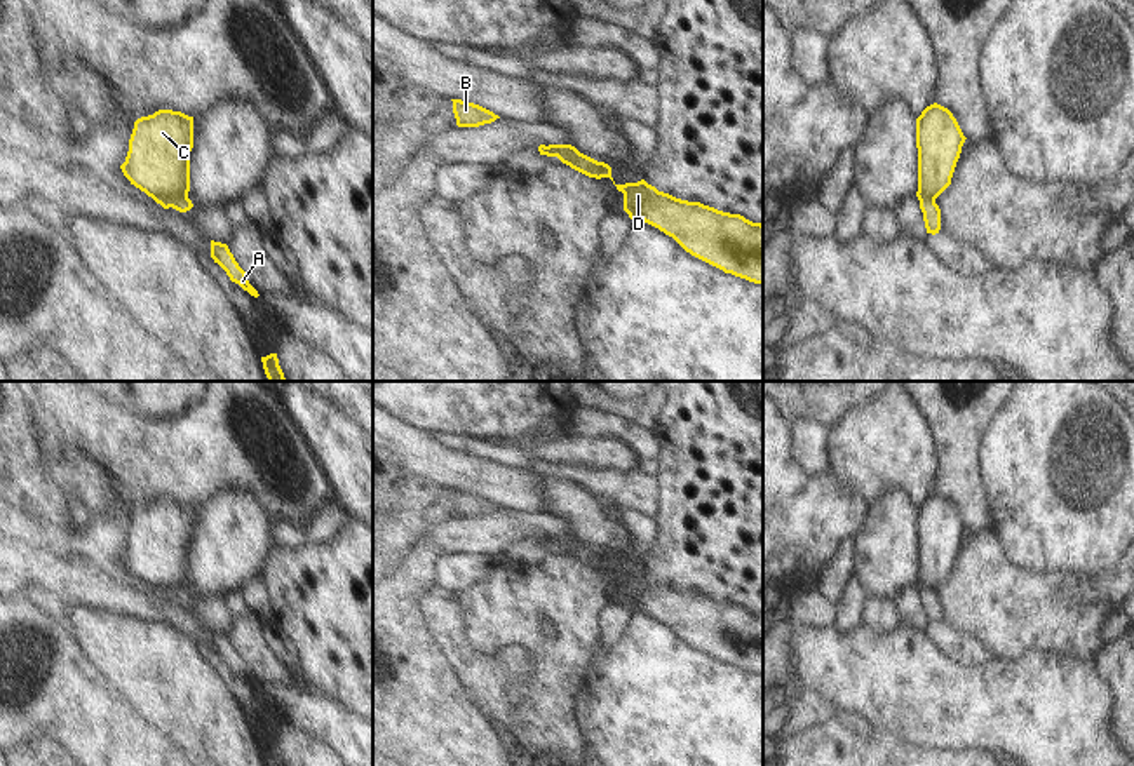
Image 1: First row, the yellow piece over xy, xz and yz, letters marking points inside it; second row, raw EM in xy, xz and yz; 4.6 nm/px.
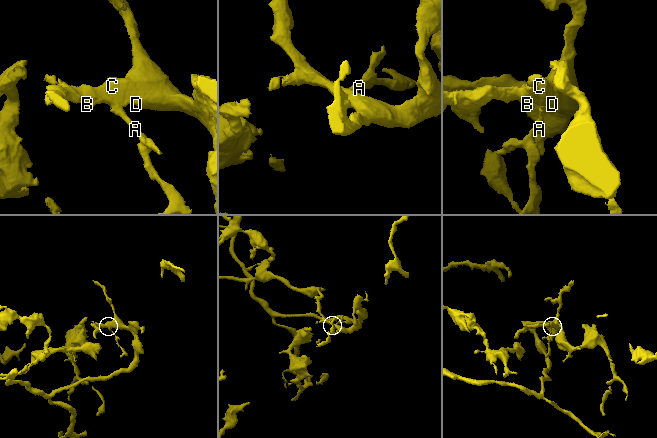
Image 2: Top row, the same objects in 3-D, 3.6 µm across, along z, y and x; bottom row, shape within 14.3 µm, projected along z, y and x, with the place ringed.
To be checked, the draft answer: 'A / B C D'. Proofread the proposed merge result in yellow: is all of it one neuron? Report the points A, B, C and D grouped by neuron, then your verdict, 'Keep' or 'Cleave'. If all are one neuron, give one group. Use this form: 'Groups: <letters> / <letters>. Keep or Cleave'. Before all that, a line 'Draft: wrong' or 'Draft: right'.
Draft: right
Groups: A / B C D. Cleave

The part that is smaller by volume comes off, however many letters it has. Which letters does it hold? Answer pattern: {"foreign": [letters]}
{"foreign": ["A"]}

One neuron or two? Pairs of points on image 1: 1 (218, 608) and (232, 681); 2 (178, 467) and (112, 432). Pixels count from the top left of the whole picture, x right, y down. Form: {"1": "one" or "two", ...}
{"1": "two", "2": "one"}

